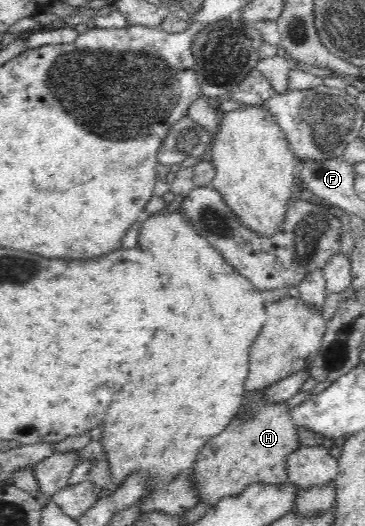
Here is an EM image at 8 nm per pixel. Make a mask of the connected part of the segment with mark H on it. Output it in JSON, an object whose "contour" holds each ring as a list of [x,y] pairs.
{"contour":[[[263,390],[250,392],[252,398],[246,398],[246,407],[252,405],[252,409],[256,409],[256,414],[252,418],[245,420],[245,418],[237,416],[230,423],[230,426],[224,429],[224,432],[208,440],[196,455],[196,460],[193,462],[194,466],[192,466],[191,482],[193,482],[193,489],[199,498],[199,503],[206,504],[208,509],[216,506],[221,499],[240,496],[252,484],[267,484],[276,488],[282,488],[284,484],[287,484],[287,458],[292,452],[296,452],[300,448],[297,439],[298,430],[293,427],[291,413],[288,411],[285,402],[263,404],[261,402],[262,393]]]}

